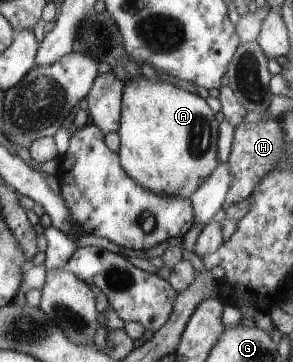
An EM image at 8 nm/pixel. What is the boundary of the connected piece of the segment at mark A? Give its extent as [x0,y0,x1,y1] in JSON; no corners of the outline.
[117,75,220,197]

